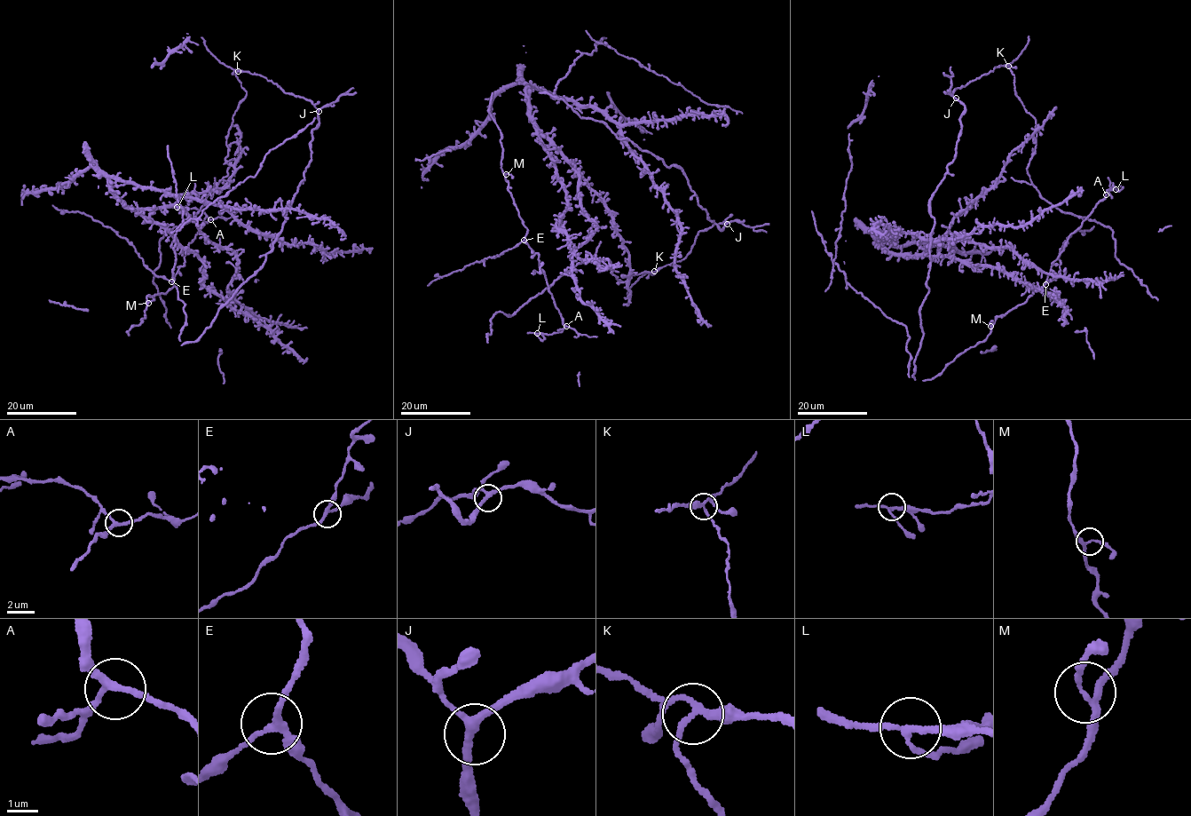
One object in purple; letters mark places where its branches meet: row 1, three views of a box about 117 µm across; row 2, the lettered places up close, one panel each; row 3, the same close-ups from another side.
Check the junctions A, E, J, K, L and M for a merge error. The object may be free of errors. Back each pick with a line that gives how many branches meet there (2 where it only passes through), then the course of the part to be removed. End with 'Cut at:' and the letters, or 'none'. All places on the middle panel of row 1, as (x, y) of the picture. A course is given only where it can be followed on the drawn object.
K: branches 3
Cut at: K

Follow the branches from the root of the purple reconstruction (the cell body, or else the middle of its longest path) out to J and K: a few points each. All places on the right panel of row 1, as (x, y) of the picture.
J: (984, 74), (955, 89), (952, 95), (956, 98)
K: (984, 74), (996, 67), (1008, 66)

